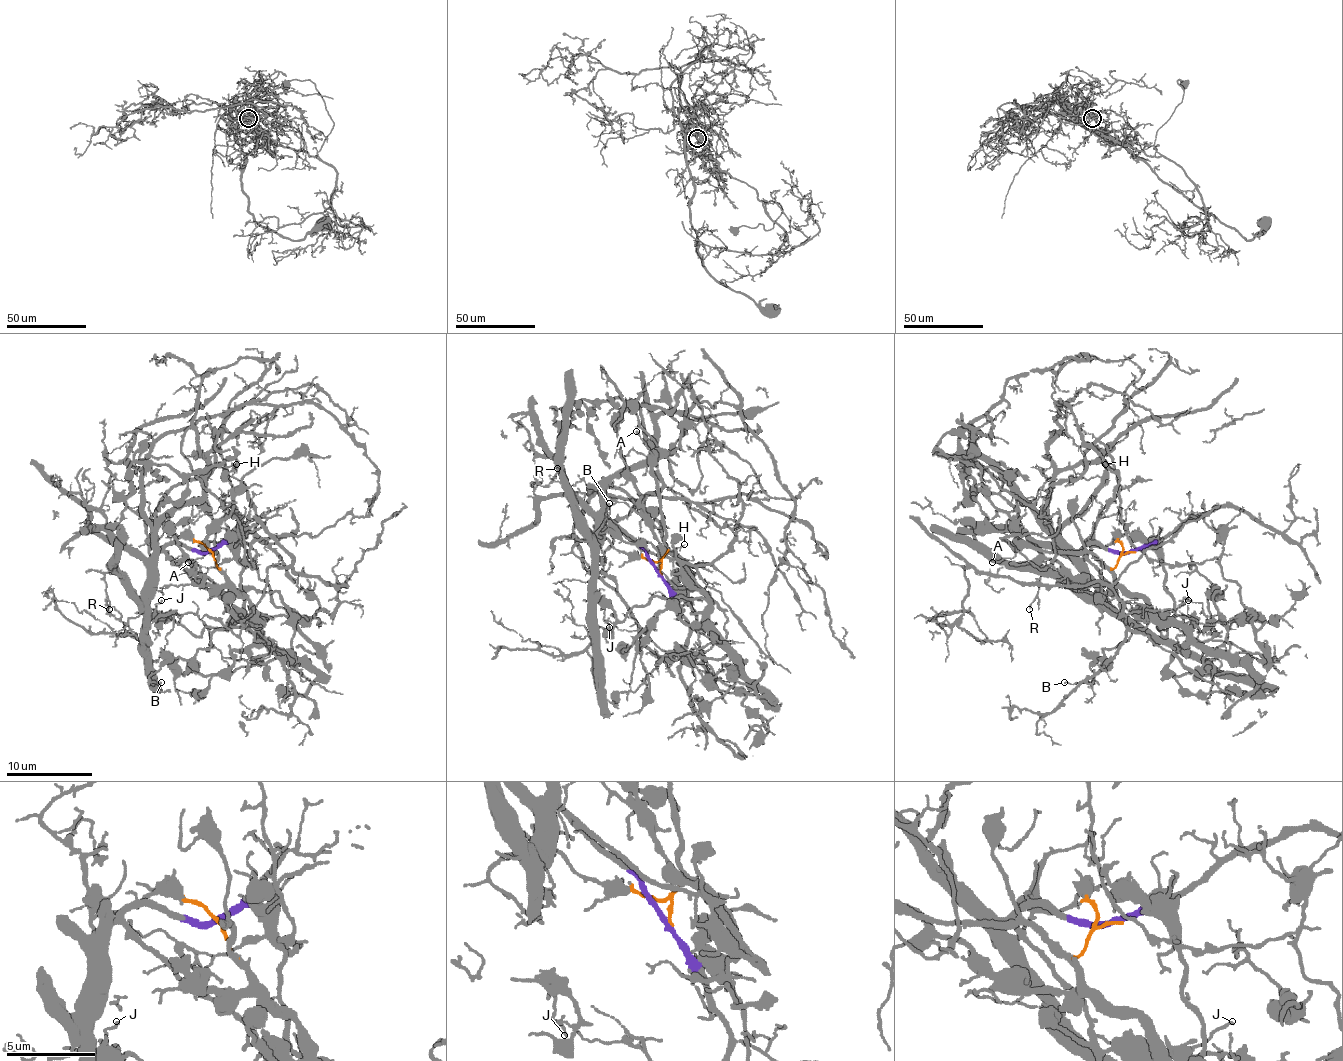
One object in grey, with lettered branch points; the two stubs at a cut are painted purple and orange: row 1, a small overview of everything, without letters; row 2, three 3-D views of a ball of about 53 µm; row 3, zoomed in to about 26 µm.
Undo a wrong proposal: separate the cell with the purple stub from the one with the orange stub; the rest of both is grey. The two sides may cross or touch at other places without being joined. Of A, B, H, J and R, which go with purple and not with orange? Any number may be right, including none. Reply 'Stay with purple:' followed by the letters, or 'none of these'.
Stay with purple: H, R

